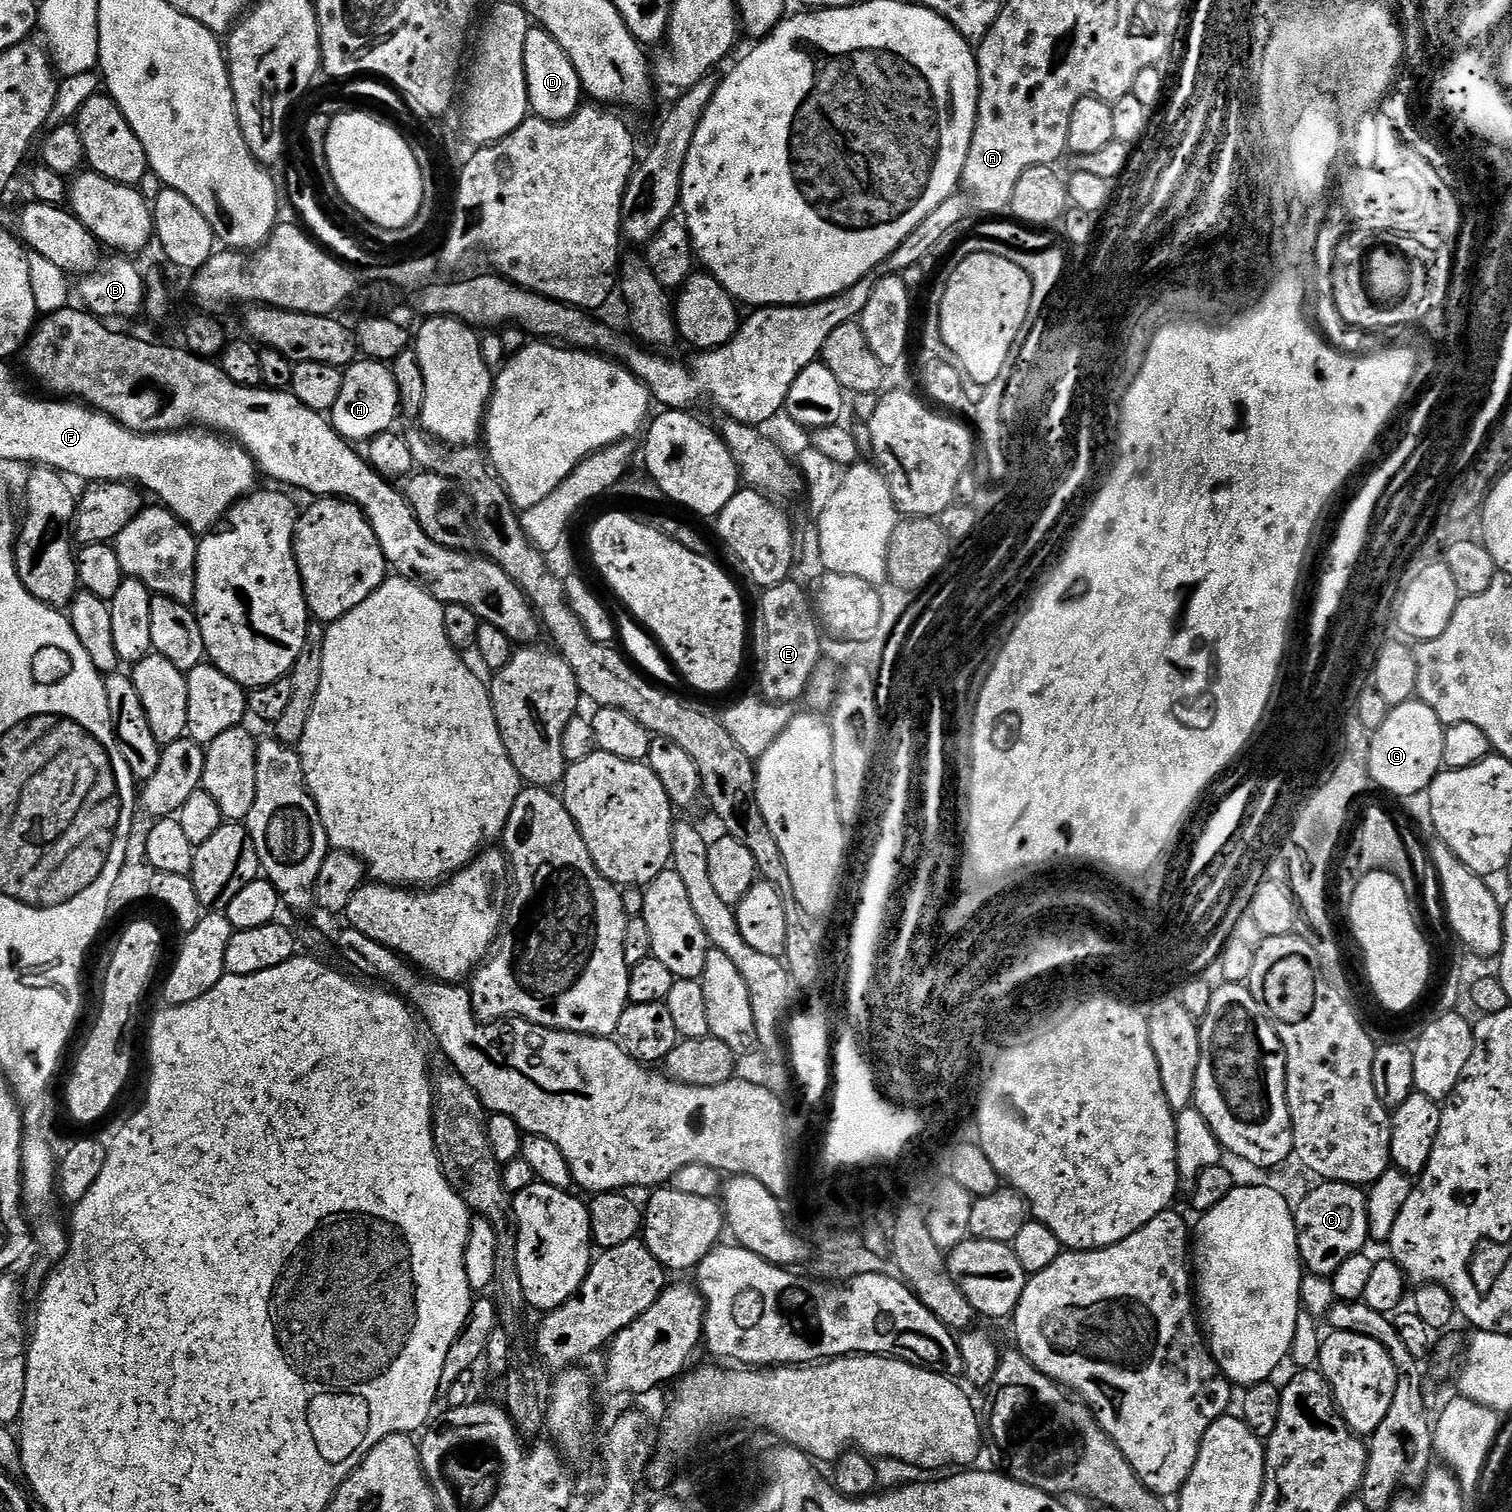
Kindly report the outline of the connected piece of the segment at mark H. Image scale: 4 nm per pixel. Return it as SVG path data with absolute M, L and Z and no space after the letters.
M357 358L343 369L342 390L334 402L330 419L332 429L344 440L360 446L378 434L393 431L400 413L397 383L391 367L382 360Z

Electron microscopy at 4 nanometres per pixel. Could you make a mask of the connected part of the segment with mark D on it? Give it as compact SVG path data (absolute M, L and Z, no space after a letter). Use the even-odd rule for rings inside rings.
M539 26L529 27L526 34L526 50L524 51L526 66L526 86L528 87L528 106L533 117L549 120L557 124L568 120L582 107L582 89L578 70L574 70L574 62L566 58L566 50L554 42L552 35Z

